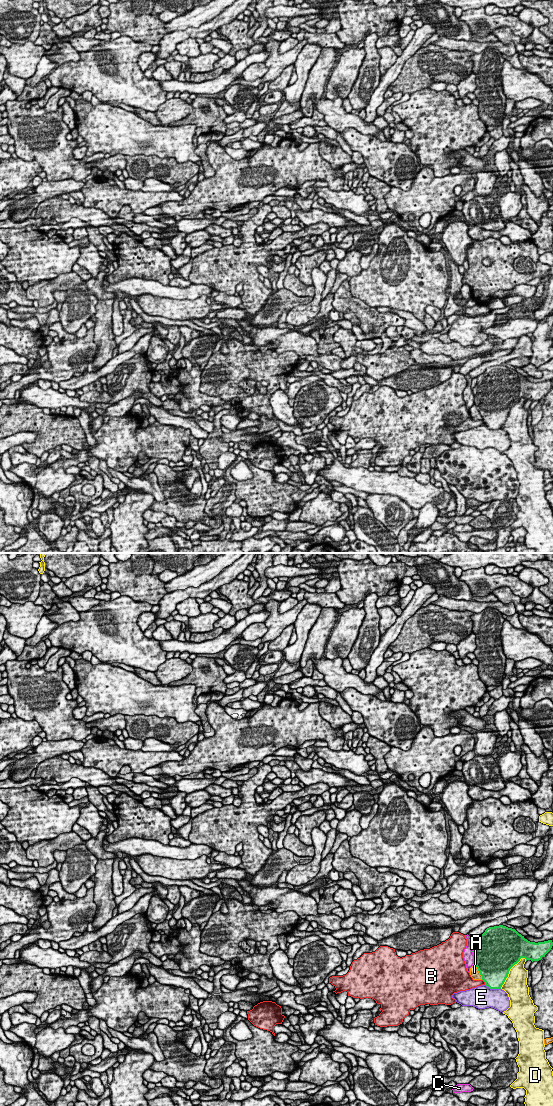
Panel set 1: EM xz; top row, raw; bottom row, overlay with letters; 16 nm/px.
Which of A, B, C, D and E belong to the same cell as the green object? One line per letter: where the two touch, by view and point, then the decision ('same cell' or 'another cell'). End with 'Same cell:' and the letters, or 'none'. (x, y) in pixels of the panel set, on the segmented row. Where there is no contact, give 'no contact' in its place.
A: contact xz (479, 972); same cell
B: contact xz (484, 981); another cell
C: contact xz (474, 956); another cell
D: contact xz (508, 972); another cell
E: contact xz (493, 988); another cell
Same cell: A

